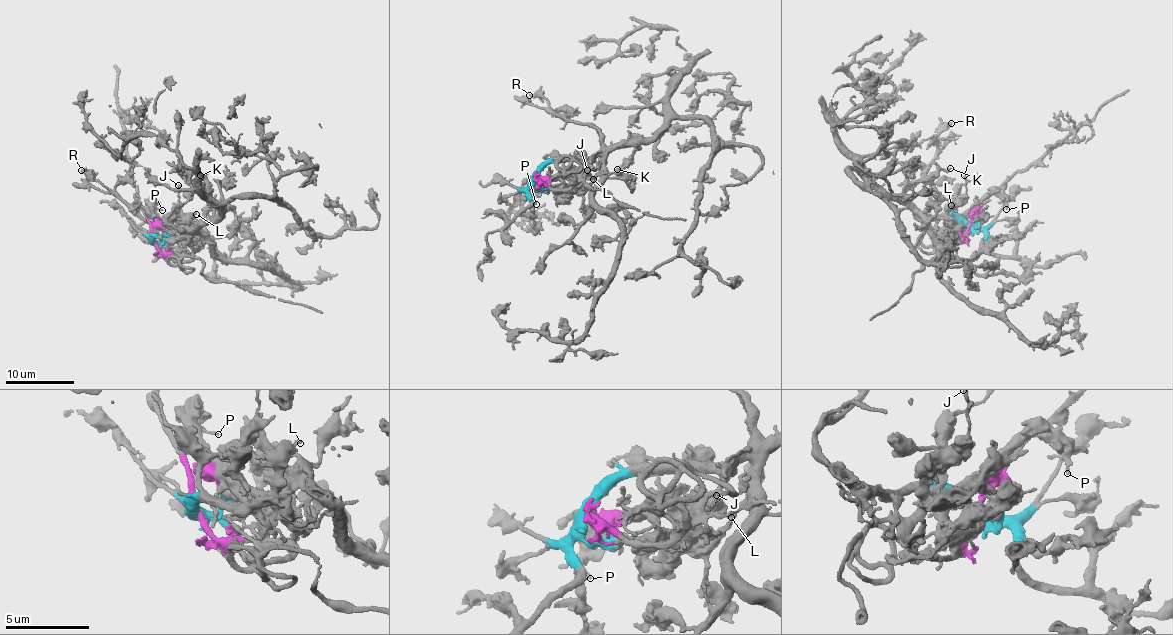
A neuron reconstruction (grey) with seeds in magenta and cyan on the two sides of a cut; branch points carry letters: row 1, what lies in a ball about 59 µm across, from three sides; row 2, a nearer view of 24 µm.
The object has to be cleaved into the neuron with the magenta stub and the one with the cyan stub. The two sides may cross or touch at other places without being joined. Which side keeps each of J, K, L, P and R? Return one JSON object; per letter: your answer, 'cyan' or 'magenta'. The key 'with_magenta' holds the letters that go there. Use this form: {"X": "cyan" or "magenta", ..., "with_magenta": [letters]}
{"J": "magenta", "K": "cyan", "L": "magenta", "P": "magenta", "R": "cyan", "with_magenta": ["J", "L", "P"]}

